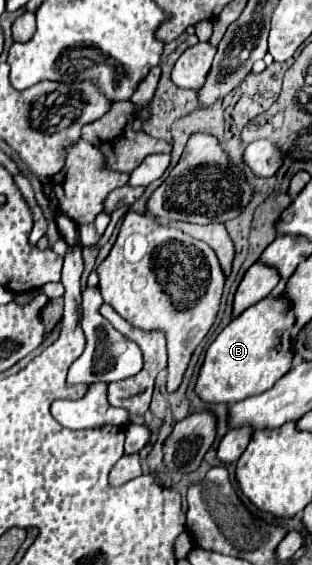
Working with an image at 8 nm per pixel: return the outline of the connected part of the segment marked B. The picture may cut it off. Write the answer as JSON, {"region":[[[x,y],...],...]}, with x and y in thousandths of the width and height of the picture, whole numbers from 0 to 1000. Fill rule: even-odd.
{"region":[[[878,522],[814,536],[744,572],[731,572],[660,621],[628,678],[641,706],[660,713],[763,713],[788,703],[859,692],[936,650],[936,611],[929,596],[923,607],[910,604],[910,586],[929,582],[942,568],[936,536],[897,522]]]}

